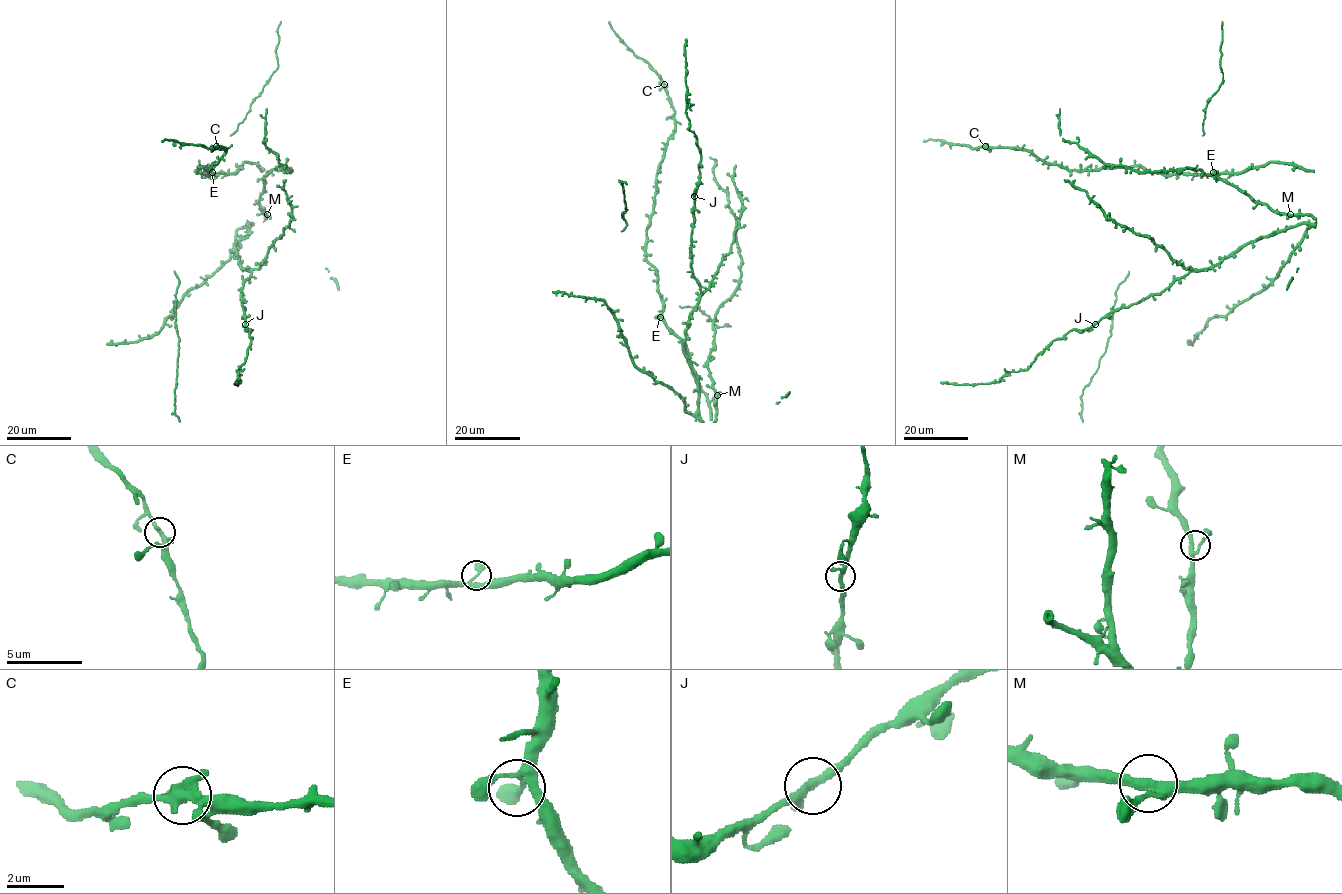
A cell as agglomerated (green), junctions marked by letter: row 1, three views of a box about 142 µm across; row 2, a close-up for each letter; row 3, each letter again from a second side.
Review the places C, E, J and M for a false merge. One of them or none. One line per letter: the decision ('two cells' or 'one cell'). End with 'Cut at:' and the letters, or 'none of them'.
C: one cell
E: one cell
J: one cell
M: one cell
Cut at: none of them

